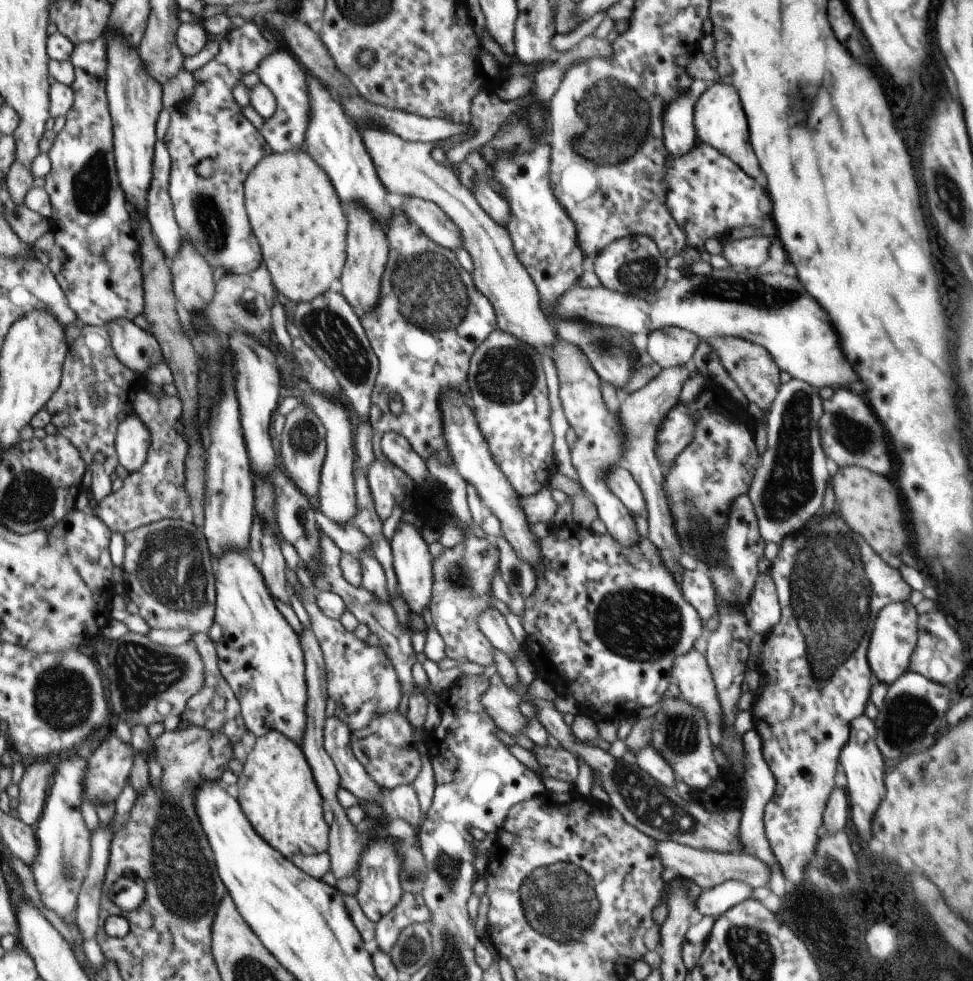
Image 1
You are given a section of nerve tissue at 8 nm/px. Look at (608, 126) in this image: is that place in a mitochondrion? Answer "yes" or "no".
yes

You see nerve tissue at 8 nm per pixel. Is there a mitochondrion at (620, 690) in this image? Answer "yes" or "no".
no

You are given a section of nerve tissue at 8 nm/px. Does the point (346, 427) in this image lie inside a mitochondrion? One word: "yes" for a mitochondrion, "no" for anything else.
no

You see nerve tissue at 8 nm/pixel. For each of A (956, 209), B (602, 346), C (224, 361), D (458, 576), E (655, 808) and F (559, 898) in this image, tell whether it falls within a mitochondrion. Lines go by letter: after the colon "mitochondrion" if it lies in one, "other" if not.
A: mitochondrion
B: mitochondrion
C: other
D: mitochondrion
E: mitochondrion
F: mitochondrion

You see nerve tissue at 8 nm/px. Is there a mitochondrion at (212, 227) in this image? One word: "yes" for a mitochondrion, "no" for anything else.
yes

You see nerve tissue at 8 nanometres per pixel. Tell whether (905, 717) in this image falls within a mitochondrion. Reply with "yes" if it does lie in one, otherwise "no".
yes

